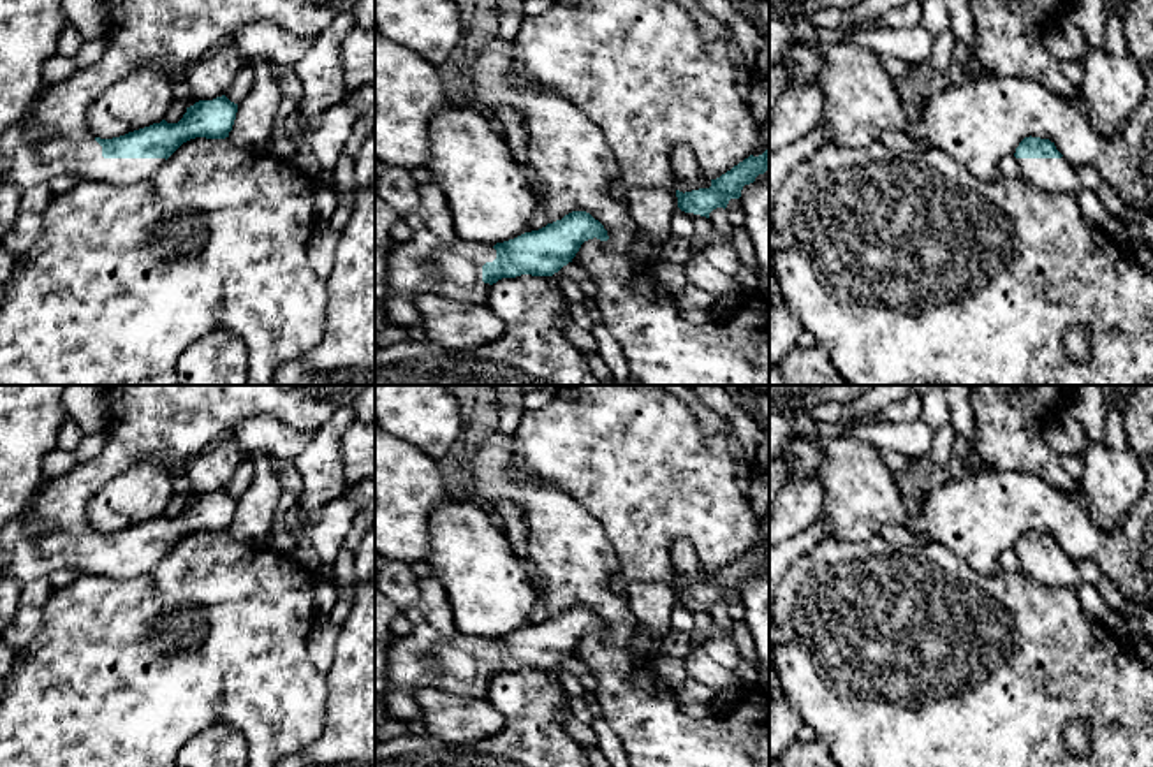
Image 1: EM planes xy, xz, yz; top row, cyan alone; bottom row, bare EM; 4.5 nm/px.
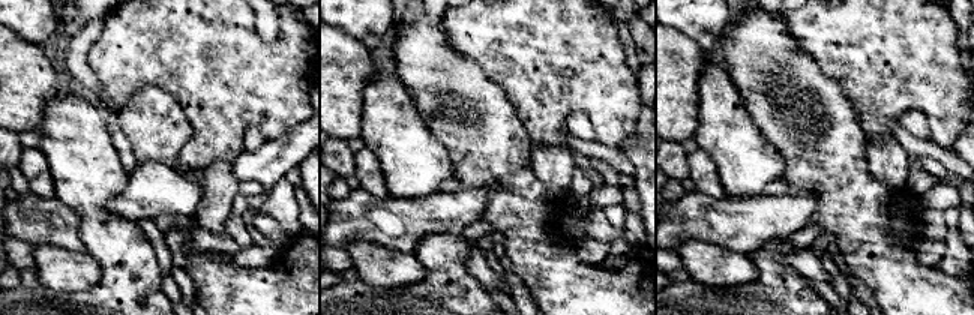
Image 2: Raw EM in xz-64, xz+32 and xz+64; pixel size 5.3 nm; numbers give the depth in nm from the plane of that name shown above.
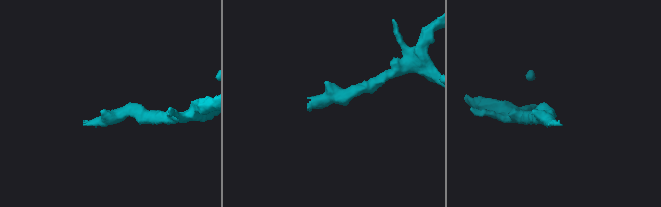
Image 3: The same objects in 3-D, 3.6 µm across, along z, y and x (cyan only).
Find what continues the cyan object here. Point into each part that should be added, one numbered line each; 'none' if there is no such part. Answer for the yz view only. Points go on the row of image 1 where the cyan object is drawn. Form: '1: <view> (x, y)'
1: yz (1057, 175)

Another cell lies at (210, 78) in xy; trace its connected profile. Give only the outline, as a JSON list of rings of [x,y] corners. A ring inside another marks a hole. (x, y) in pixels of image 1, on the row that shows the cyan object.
[[[231,40],[194,63],[187,76],[187,84],[195,99],[213,100],[227,95],[241,67],[243,58],[236,42]]]

